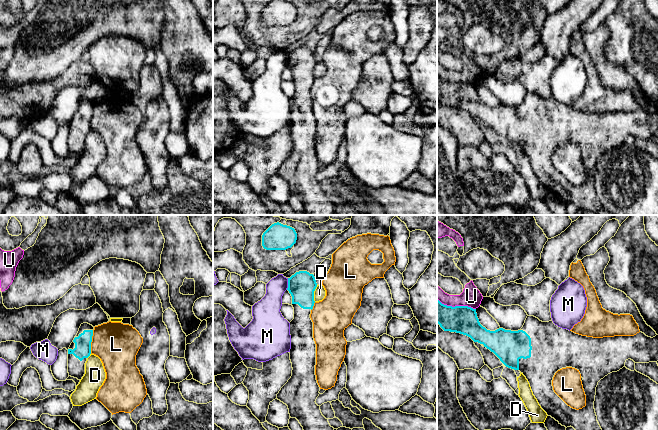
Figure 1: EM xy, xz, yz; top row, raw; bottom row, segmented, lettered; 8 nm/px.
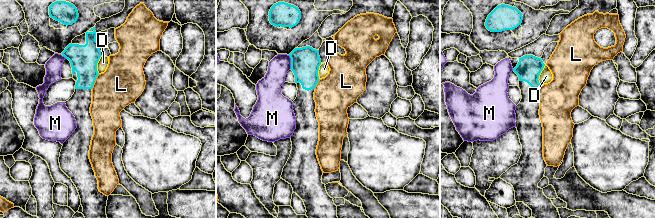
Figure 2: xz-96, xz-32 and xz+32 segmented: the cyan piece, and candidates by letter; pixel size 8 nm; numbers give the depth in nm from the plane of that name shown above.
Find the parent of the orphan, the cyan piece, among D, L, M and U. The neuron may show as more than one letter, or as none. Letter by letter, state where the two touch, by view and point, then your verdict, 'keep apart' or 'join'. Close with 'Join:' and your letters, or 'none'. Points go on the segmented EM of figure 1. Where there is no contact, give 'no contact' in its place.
D: xz (313, 293) | keep apart
L: xy (91, 341) | keep apart
M: xz (288, 284) | keep apart
U: yz (456, 306) | keep apart
Join: none

